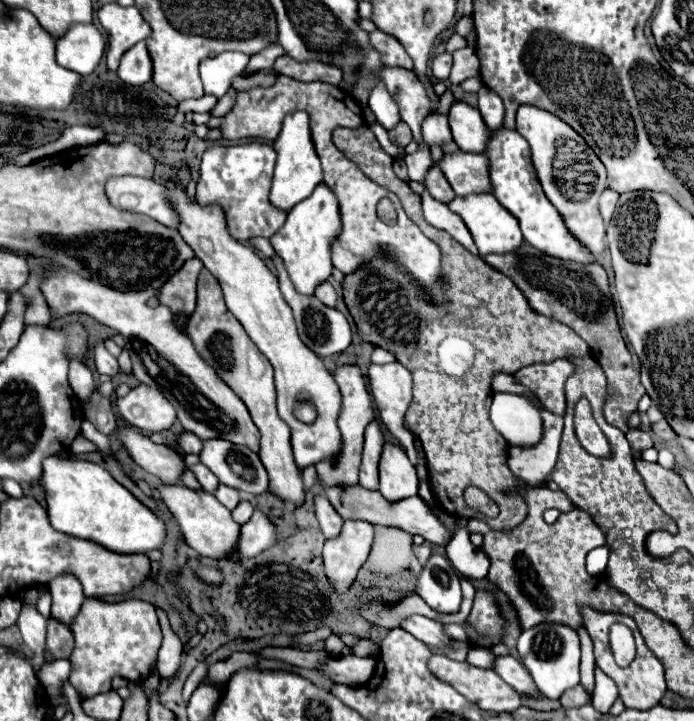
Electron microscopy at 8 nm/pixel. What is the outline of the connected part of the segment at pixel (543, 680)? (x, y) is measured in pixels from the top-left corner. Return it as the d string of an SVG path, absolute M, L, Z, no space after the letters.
M542 623L524 631L518 639L518 655L524 667L530 671L538 691L550 699L558 699L566 689L580 683L580 639L574 629L566 625Z

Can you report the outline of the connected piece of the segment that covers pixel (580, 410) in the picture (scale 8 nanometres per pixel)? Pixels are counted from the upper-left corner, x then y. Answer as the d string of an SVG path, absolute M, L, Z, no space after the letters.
M580 399L576 403L576 409L574 409L574 431L582 443L582 447L596 455L596 457L609 457L610 445L604 437L604 433L600 431L598 423L594 421L592 417L592 409L590 409L590 403L586 399Z

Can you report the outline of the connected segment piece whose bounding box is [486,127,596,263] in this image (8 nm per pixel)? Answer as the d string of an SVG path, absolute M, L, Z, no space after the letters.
M506 127L494 131L486 155L490 159L492 193L520 221L522 235L532 247L544 251L546 255L554 255L556 259L568 259L576 263L596 263L594 255L568 231L568 227L564 227L564 219L560 219L560 213L556 211L556 207L552 207L552 203L544 195L532 165L530 145L518 131L508 131Z

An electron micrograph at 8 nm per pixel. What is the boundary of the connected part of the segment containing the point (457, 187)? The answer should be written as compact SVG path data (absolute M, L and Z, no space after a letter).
M464 151L444 155L440 169L456 195L464 197L484 191L488 193L488 159L484 159L484 155Z

